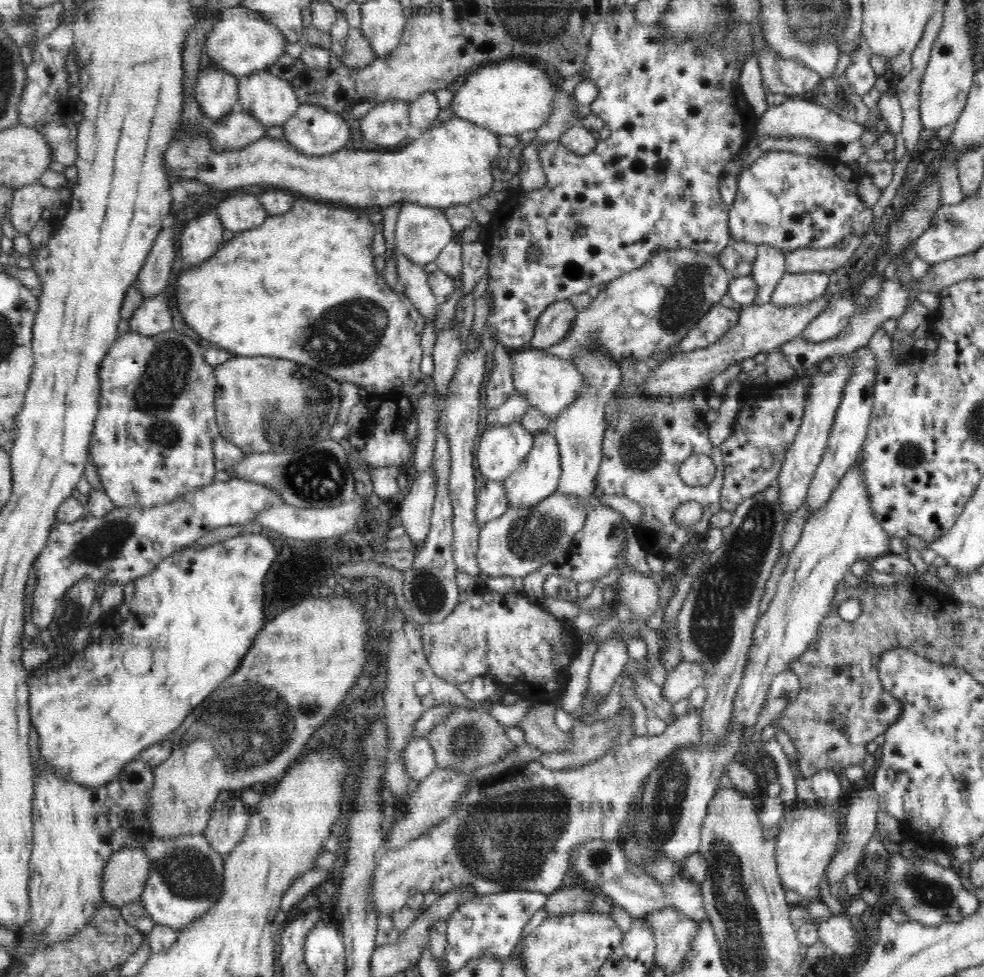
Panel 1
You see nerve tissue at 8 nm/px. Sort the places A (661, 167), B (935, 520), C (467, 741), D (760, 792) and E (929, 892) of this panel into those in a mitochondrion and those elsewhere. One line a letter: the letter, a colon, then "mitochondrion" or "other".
A: other
B: other
C: mitochondrion
D: other
E: mitochondrion

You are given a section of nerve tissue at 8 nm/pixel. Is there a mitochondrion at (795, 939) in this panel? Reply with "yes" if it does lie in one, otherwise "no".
no

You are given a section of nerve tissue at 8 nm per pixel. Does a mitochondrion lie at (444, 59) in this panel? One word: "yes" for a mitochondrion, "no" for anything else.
no

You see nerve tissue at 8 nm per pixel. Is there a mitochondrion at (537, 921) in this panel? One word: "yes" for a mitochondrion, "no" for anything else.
no

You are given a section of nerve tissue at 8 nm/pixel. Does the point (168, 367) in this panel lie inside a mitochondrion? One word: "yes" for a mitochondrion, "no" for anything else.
yes

